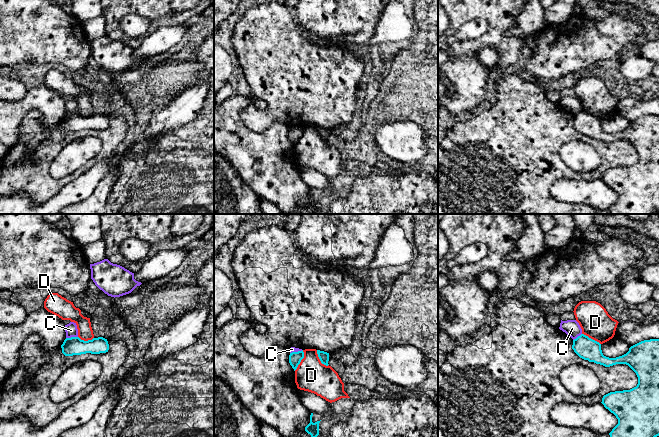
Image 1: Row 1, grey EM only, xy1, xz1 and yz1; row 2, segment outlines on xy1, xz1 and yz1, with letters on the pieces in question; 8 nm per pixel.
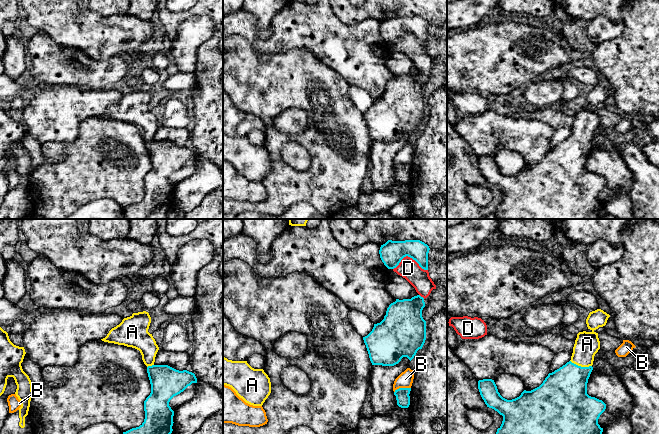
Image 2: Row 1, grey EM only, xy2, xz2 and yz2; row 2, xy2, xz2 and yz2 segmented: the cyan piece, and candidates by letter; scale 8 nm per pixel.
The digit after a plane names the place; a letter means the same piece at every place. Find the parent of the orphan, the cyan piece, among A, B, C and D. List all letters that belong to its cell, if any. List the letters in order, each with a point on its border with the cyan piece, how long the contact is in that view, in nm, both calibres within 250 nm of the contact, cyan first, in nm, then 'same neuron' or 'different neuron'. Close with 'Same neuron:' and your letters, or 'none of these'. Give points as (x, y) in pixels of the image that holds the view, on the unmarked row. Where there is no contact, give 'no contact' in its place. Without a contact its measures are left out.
A: meets cyan in yz2 at (580, 142); contact 180 nm long; 360 nm thick on the cyan side, 200 nm on the other; same neuron
B: meets cyan in xz2 at (402, 164); contact 140 nm long; 110 nm thick on the cyan side, 120 nm on the other; different neuron
C: meets cyan in xy1 at (71, 113); contact 100 nm long; 140 nm thick on the cyan side, 100 nm on the other; different neuron
D: meets cyan in xz2 at (410, 33); contact 280 nm long; 190 nm thick on the cyan side, 160 nm on the other; different neuron
Same neuron: A

